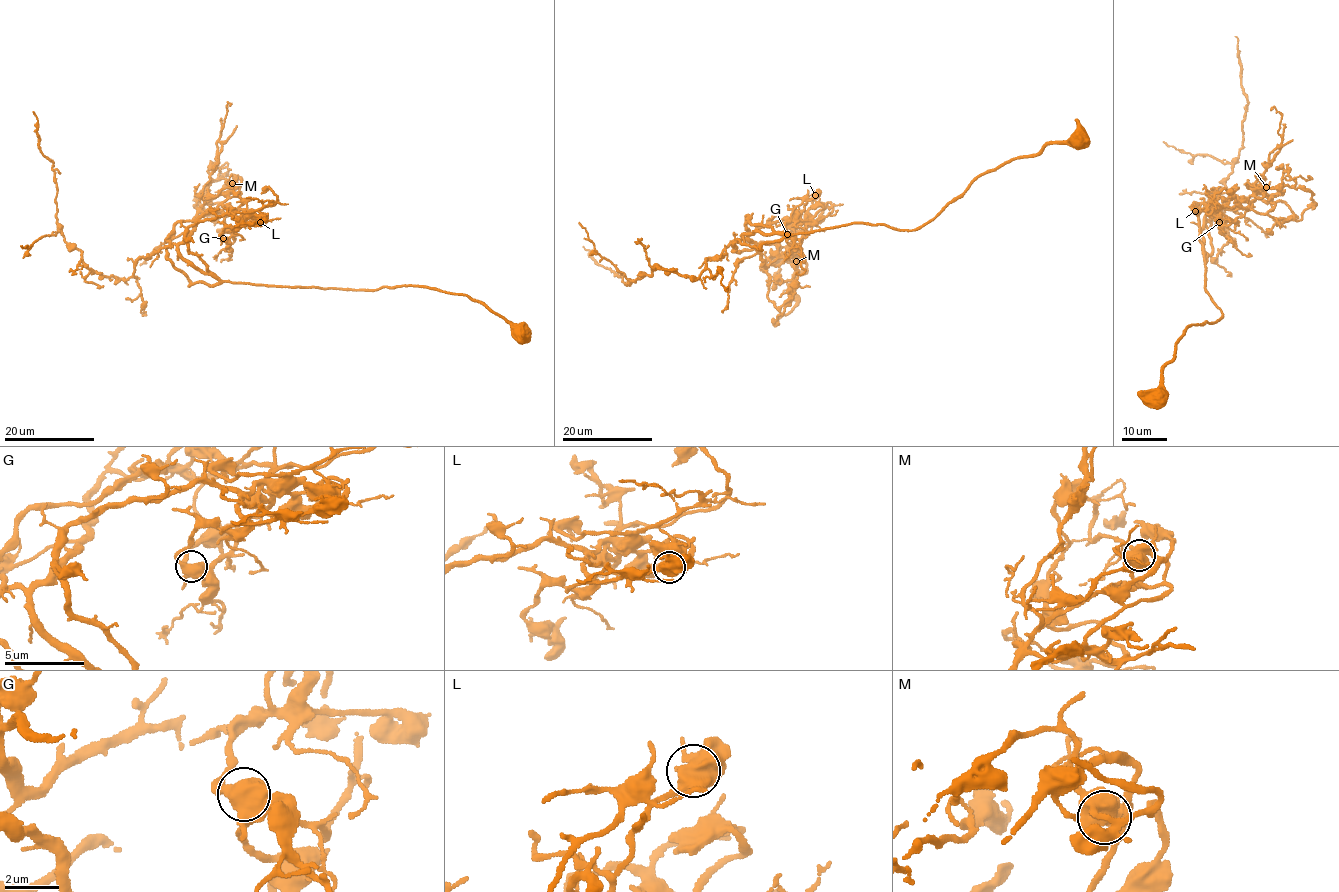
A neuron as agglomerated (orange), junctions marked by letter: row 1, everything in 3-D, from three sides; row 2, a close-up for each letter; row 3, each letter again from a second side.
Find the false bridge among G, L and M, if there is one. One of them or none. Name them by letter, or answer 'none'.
none

